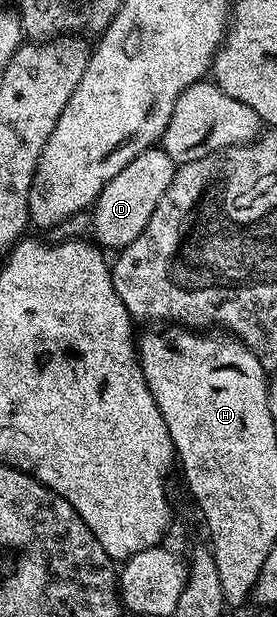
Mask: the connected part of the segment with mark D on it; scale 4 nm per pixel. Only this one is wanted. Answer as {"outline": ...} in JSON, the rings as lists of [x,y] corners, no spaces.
{"outline":[[[159,145],[149,147],[139,153],[135,161],[123,165],[123,169],[119,169],[119,173],[115,173],[111,181],[107,181],[91,208],[95,235],[97,231],[96,242],[105,249],[120,249],[131,245],[131,241],[135,241],[135,237],[139,237],[139,233],[147,229],[147,221],[151,221],[151,213],[155,213],[155,205],[159,205],[177,169],[178,164],[171,157],[167,157],[167,153]]]}

